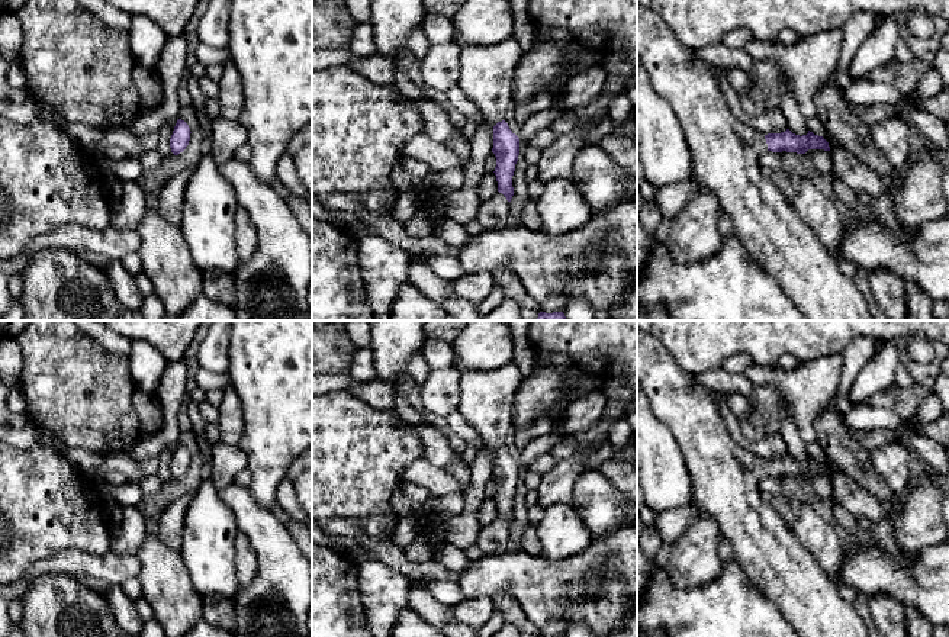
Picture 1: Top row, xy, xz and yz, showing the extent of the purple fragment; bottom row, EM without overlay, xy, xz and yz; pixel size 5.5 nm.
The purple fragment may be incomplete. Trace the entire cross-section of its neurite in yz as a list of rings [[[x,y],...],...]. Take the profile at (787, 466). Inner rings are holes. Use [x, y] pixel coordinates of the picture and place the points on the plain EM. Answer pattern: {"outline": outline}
{"outline": [[[637,329],[637,387],[647,398],[656,419],[673,434],[681,447],[692,477],[694,505],[717,519],[723,537],[733,547],[733,560],[749,582],[782,611],[801,637],[871,637],[855,607],[840,596],[836,582],[778,512],[775,499],[759,490],[765,476],[830,476],[829,467],[810,456],[802,461],[789,454],[763,460],[739,445],[720,415],[717,392],[698,385],[652,332],[641,329]]]}

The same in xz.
{"outline": [[[508,364],[490,370],[466,370],[460,379],[457,411],[476,430],[485,447],[493,451],[498,517],[508,527],[514,521],[512,501],[519,480],[519,463],[509,454],[505,440],[512,430],[515,393],[522,382],[519,369]]]}

